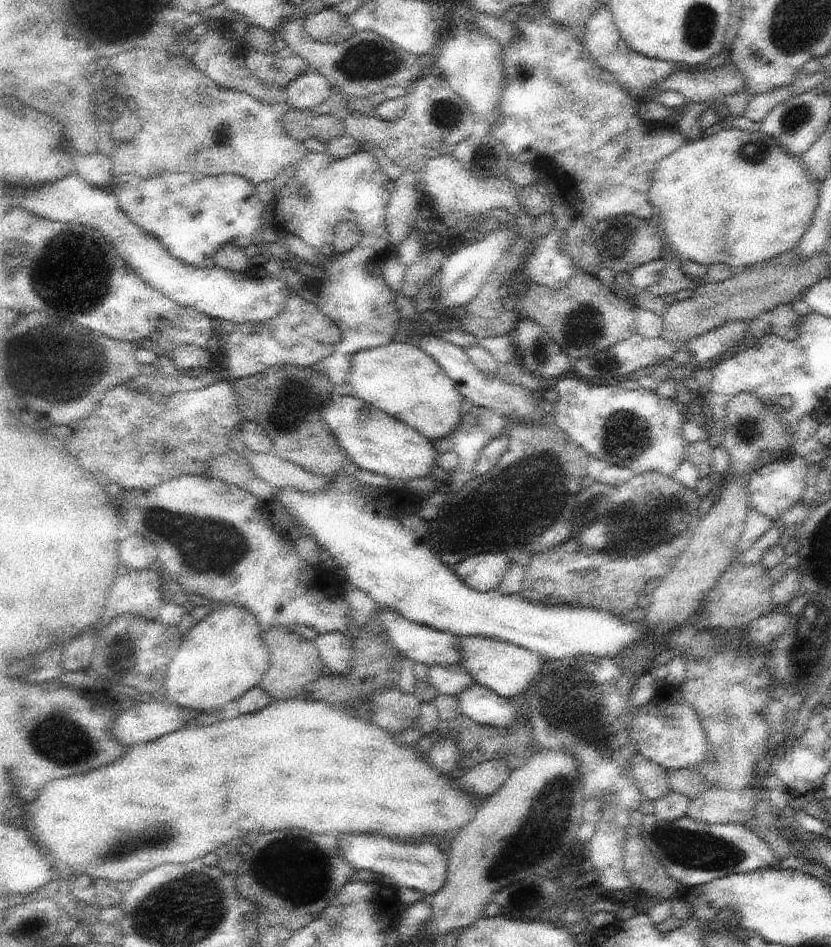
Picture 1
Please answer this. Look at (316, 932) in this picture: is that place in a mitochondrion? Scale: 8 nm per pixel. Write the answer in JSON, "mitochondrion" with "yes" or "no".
{"mitochondrion":"no"}

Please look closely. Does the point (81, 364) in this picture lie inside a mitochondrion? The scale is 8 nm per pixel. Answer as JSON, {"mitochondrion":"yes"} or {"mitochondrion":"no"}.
{"mitochondrion":"yes"}

